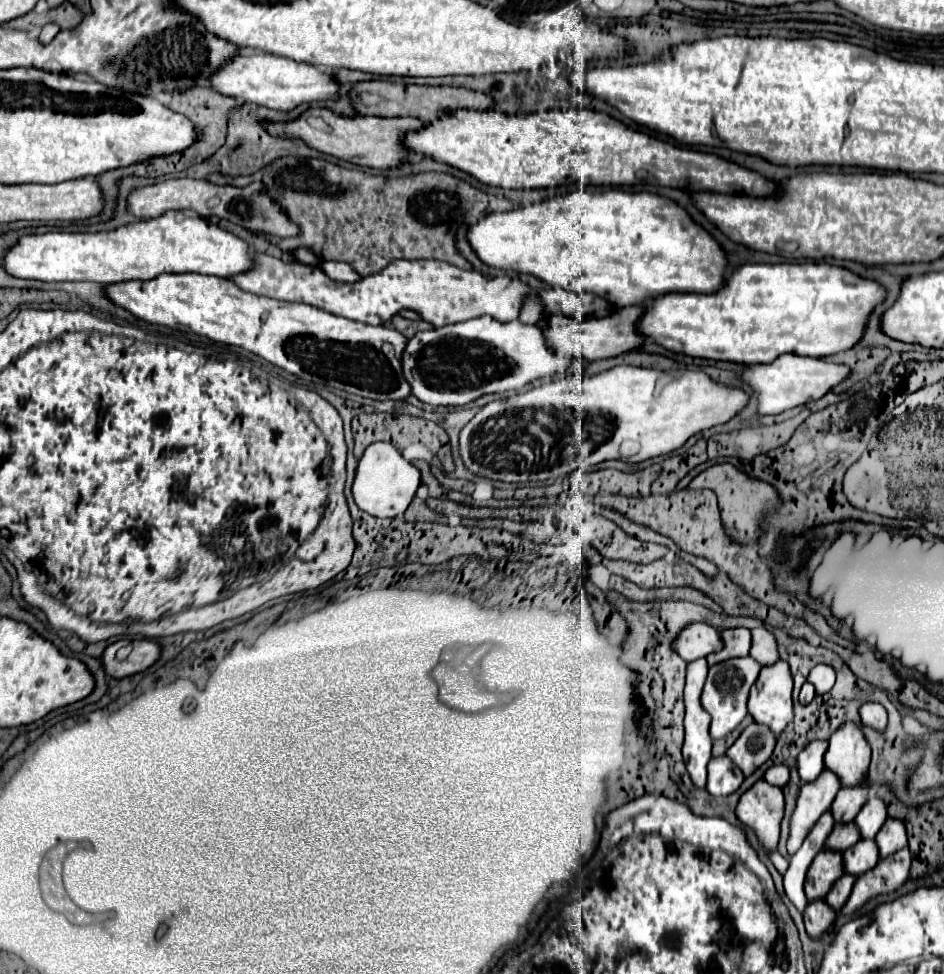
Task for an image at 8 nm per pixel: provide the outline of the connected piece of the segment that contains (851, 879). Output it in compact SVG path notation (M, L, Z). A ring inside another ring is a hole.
M844 874L844 876L842 876L840 880L836 880L836 884L830 888L830 892L828 892L828 896L826 896L826 902L828 902L836 912L840 912L840 908L842 908L844 902L848 900L854 882L856 882L856 876Z

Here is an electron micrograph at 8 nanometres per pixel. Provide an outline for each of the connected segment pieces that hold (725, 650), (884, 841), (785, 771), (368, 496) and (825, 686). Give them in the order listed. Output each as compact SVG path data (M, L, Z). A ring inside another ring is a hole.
M730 628L730 630L720 630L722 636L722 648L720 652L710 654L706 660L710 666L730 660L730 658L740 658L740 656L748 656L750 646L752 646L752 638L750 638L750 630L748 628Z
M888 818L884 822L884 826L880 828L880 832L876 834L876 844L880 848L880 856L888 856L888 854L904 848L908 844L904 822L896 820L896 818Z
M774 764L774 766L770 766L770 768L766 770L764 778L766 778L770 784L782 788L782 786L790 780L790 768L788 768L786 764Z
M374 442L364 452L362 460L358 462L356 480L352 486L354 500L360 510L368 512L376 518L396 518L406 512L410 506L416 490L420 486L420 472L412 466L404 456L388 442Z
M820 664L820 666L814 666L810 670L810 676L808 676L808 682L816 688L818 694L826 694L832 690L834 686L834 668L832 666L826 666L826 664Z

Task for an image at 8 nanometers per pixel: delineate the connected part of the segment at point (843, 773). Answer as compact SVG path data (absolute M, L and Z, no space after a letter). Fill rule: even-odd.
M842 724L830 736L828 742L830 742L830 746L824 756L826 768L830 768L842 780L842 786L858 786L864 780L864 776L868 772L868 764L870 764L870 744L866 742L860 726L858 724Z

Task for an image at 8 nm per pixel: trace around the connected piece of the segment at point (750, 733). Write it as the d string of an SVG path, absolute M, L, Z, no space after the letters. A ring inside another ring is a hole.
M754 722L742 730L738 740L728 748L726 754L744 772L744 776L750 776L758 766L762 766L772 756L774 746L776 734L768 730L768 726Z

